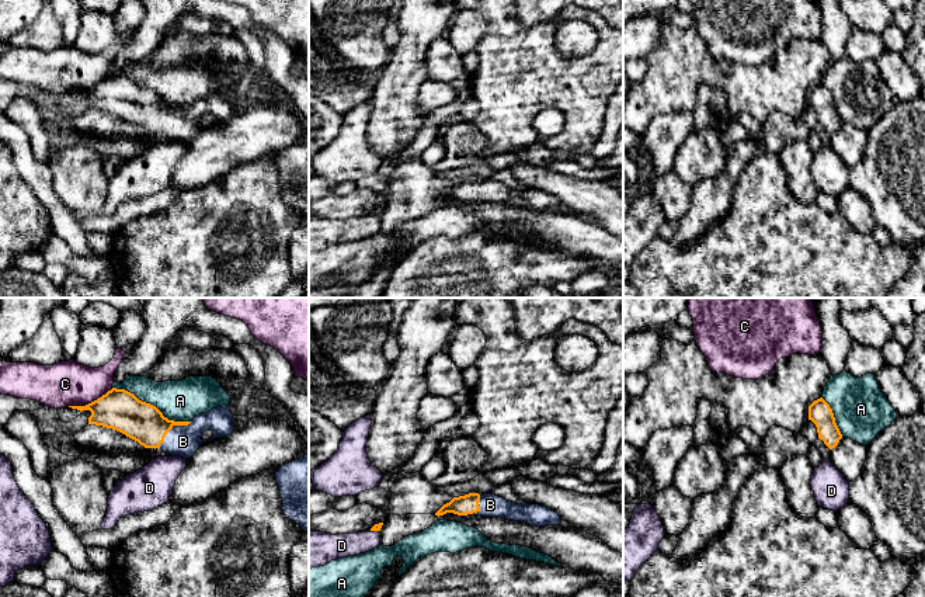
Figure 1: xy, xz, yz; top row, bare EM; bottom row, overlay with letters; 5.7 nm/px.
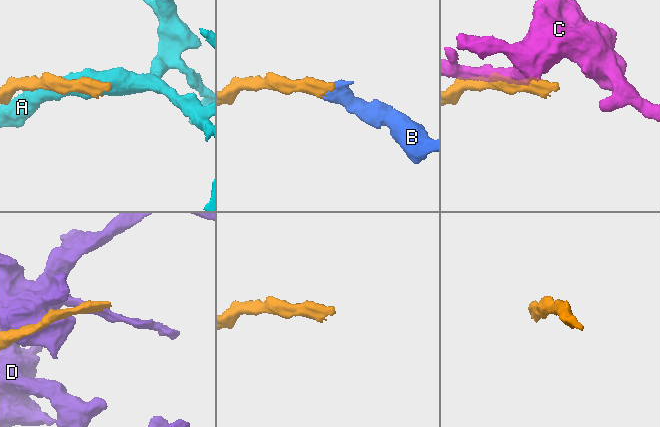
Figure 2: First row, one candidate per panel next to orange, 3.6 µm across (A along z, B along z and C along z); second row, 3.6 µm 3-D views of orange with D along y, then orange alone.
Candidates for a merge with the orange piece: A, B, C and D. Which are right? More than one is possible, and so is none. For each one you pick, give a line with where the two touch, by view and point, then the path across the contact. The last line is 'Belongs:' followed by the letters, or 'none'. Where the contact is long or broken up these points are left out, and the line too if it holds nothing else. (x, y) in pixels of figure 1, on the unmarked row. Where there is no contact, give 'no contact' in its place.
B: xy (171, 113) | across xy (142, 107), (149, 113), (171, 113), (183, 127)
Belongs: B

